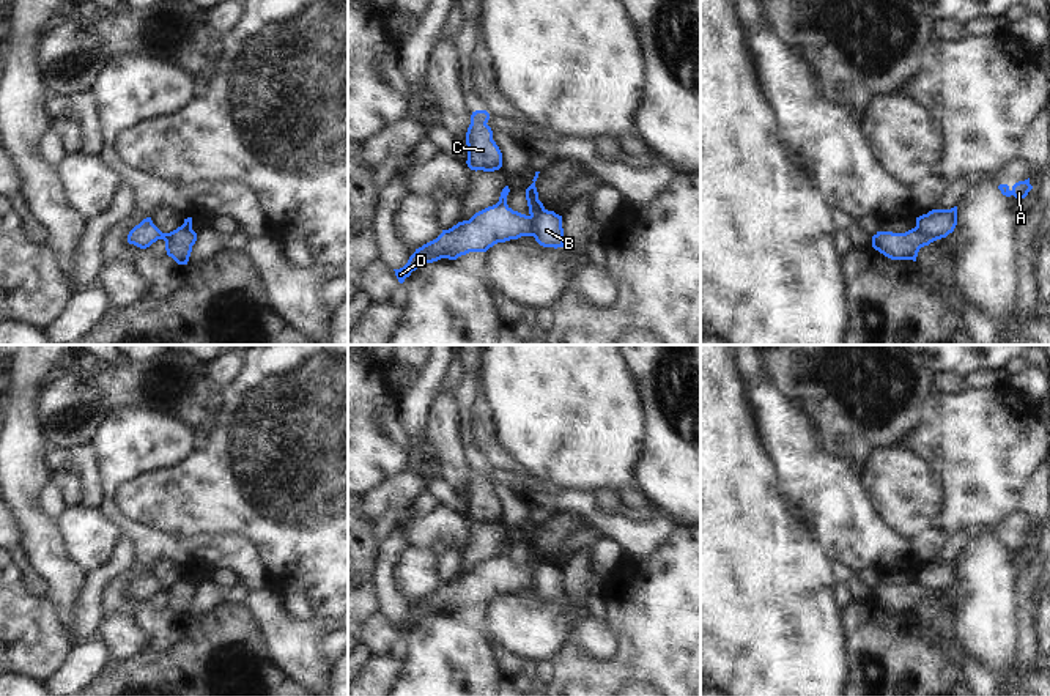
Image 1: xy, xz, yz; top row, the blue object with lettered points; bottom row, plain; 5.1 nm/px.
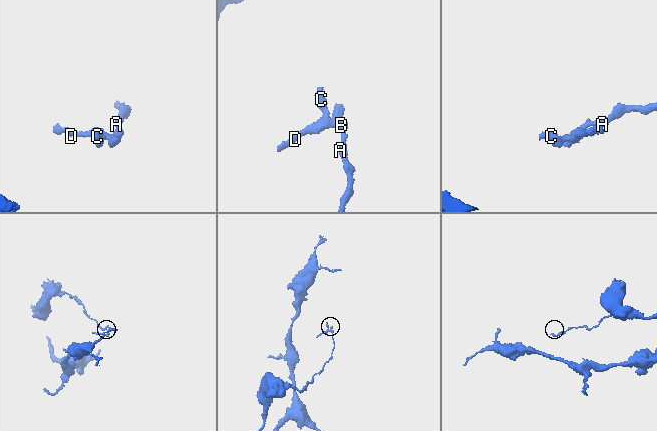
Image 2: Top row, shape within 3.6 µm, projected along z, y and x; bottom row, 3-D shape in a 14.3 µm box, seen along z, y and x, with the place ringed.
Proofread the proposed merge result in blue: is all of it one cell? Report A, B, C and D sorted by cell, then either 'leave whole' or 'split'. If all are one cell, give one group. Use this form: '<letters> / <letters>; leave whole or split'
A B / C D; split

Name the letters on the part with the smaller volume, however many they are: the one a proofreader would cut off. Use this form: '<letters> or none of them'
C, D

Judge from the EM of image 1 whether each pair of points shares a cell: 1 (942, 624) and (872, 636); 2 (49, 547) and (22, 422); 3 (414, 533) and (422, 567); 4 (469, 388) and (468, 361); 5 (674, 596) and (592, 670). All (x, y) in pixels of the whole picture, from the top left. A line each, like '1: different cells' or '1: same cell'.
1: different cells
2: same cell
3: different cells
4: same cell
5: same cell

